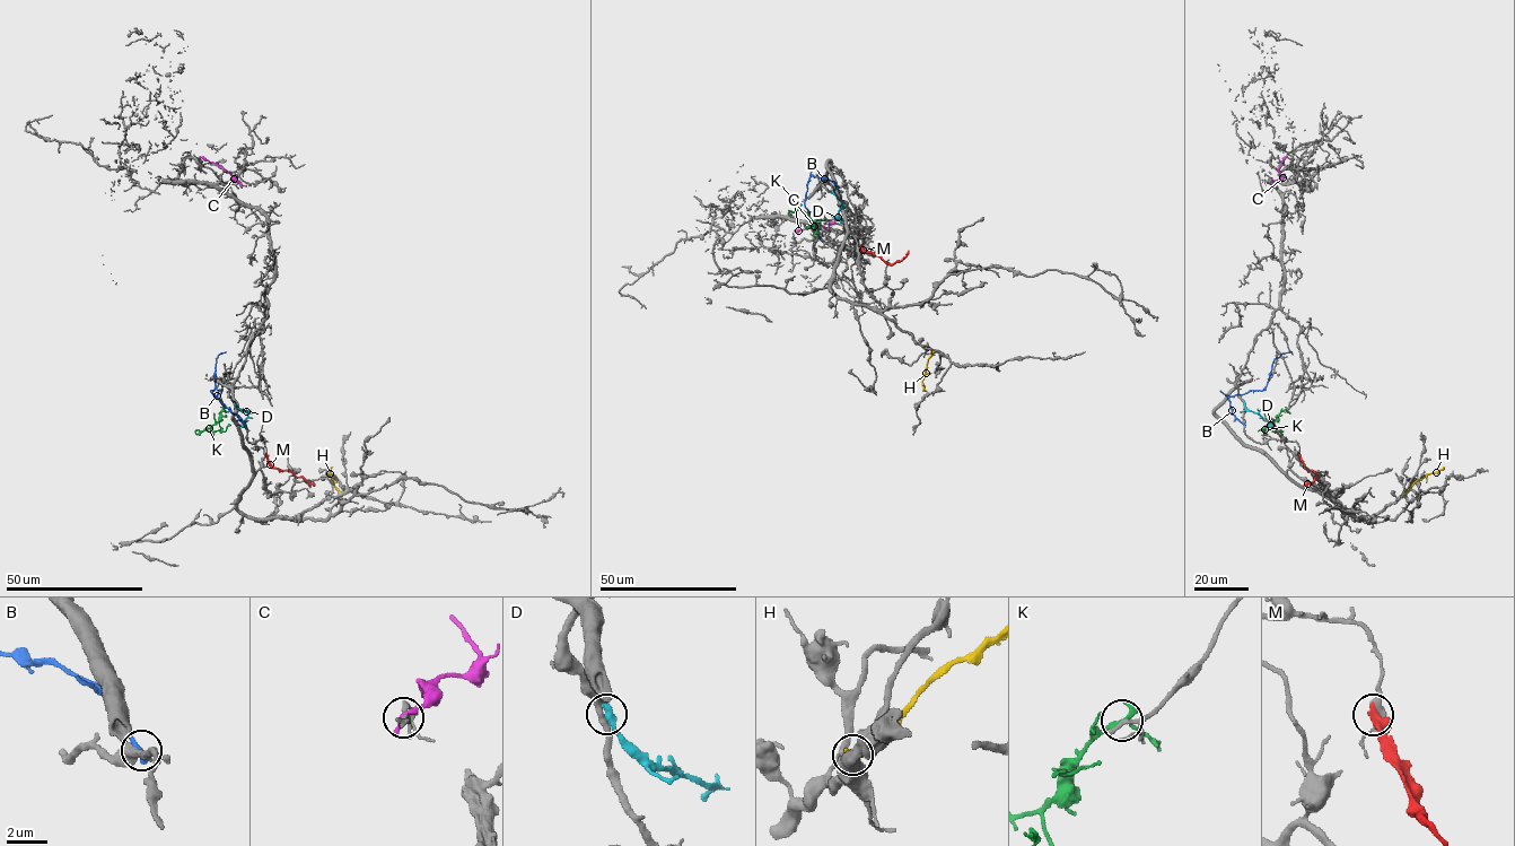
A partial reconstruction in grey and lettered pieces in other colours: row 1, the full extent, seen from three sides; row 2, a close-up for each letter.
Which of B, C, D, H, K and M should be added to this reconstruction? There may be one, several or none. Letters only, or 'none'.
D

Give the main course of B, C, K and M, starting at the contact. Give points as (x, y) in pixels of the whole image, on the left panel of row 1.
B: (245, 424), (210, 390), (216, 385), (216, 358), (226, 351)
C: (242, 185), (225, 169), (200, 157)
K: (222, 409), (220, 418), (195, 433)
M: (266, 454), (272, 467), (289, 470), (314, 485)

